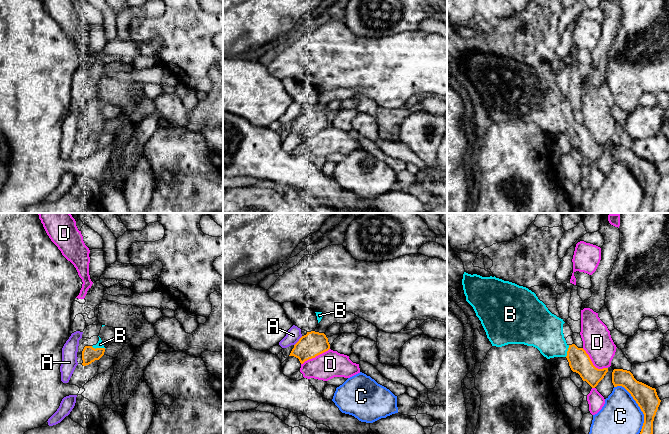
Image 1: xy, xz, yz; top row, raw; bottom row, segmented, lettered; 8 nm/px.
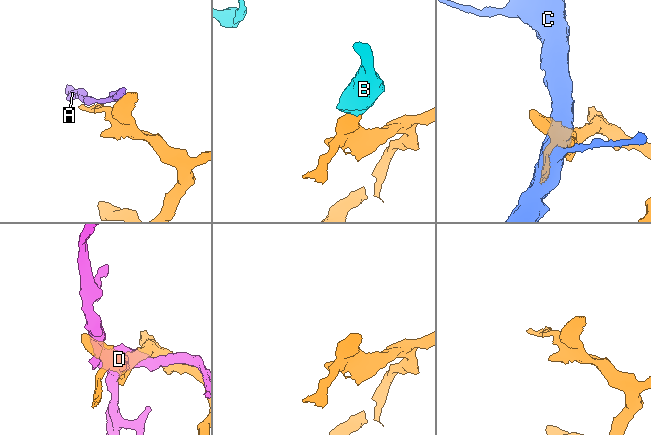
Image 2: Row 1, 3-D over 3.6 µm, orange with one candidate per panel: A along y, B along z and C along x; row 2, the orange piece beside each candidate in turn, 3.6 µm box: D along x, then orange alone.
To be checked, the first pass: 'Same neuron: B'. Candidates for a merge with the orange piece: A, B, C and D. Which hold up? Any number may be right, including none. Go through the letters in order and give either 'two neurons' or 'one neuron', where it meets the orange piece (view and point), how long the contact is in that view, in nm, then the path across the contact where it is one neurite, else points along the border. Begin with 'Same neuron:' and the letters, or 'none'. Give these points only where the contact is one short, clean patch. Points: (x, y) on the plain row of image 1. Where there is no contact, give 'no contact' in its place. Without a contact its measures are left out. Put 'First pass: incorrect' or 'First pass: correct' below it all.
Same neuron: B
A: two neurons | xz (298, 117) | 100 nm
B: one neuron | xy (98, 124) | 120 nm
C: two neurons | yz (637, 179) | 420 nm
D: two neurons | yz (592, 139) | 260 nm
First pass: correct

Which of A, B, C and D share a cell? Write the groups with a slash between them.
A / B / C / D

